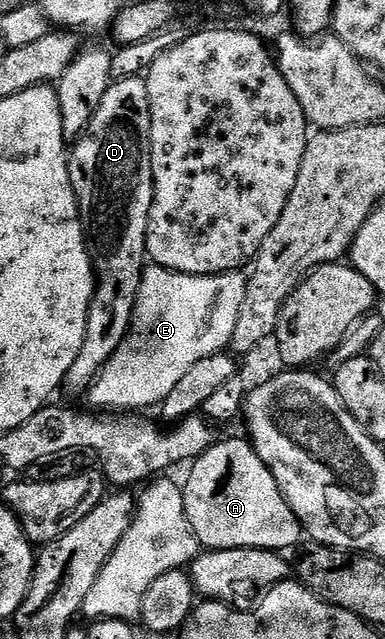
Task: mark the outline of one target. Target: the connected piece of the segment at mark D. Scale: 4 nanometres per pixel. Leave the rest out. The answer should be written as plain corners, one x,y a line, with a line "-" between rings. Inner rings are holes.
127,76
108,87
106,98
102,98
102,106
98,106
87,132
75,141
76,149
73,147
70,152
68,173
96,270
96,293
88,311
86,338
62,385
63,391
72,396
83,397
87,393
132,327
132,312
148,255
146,234
152,205
151,121
147,79

